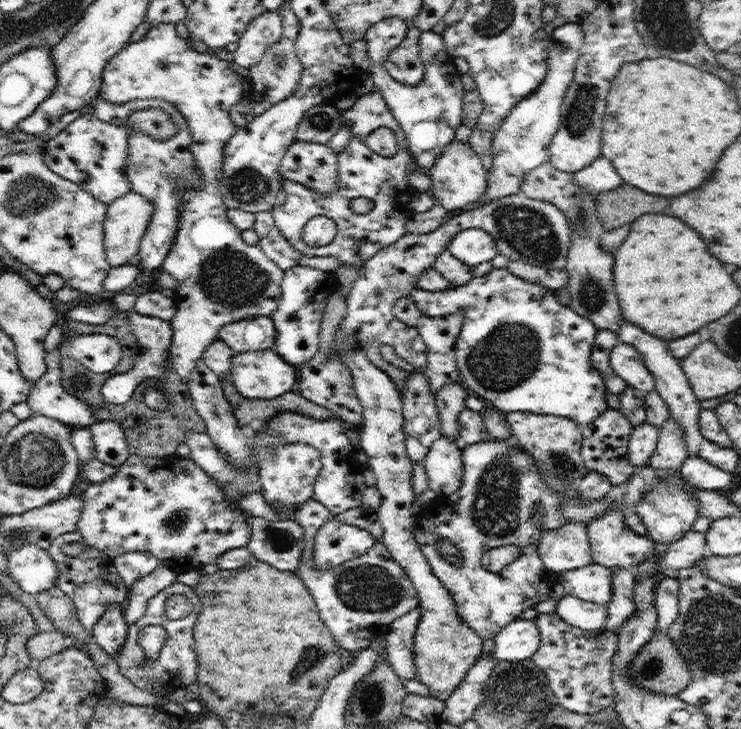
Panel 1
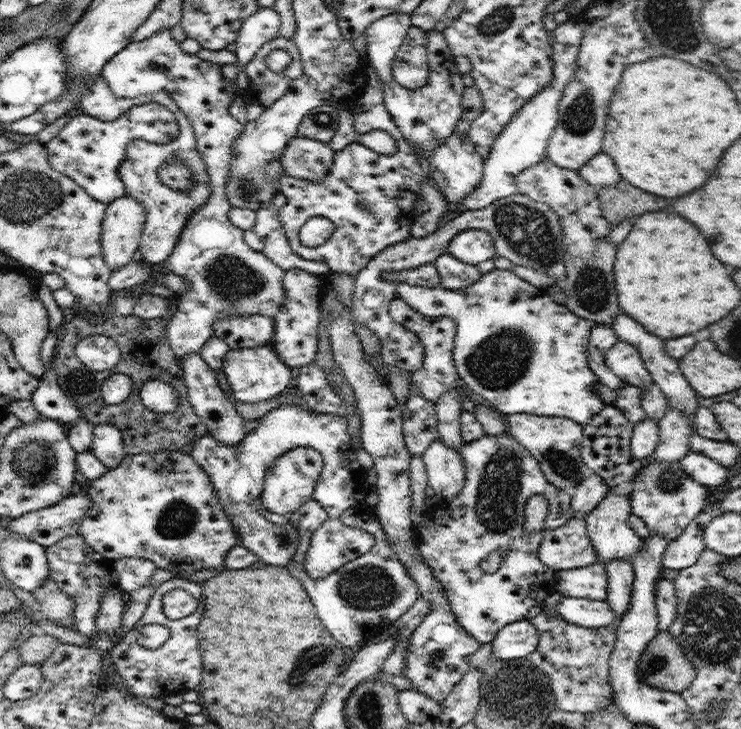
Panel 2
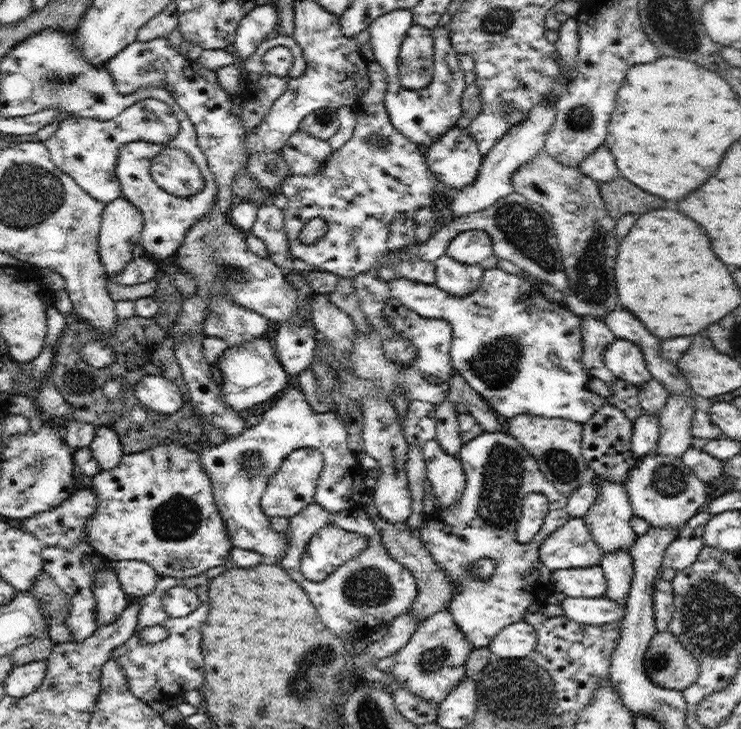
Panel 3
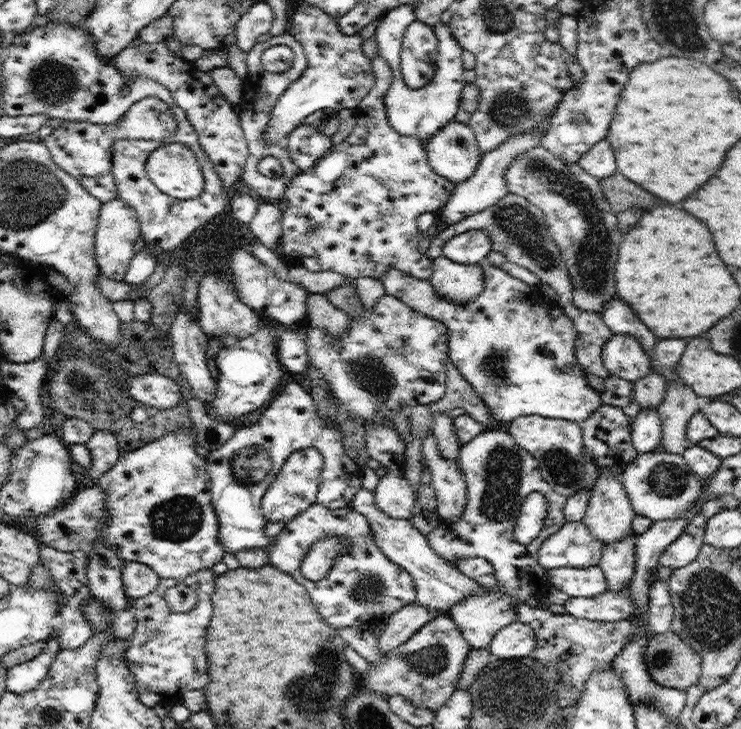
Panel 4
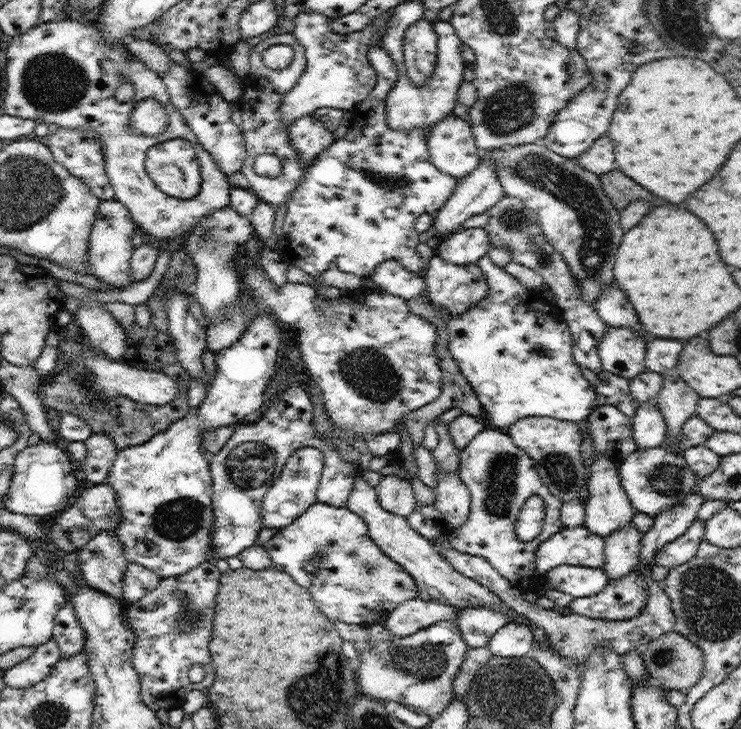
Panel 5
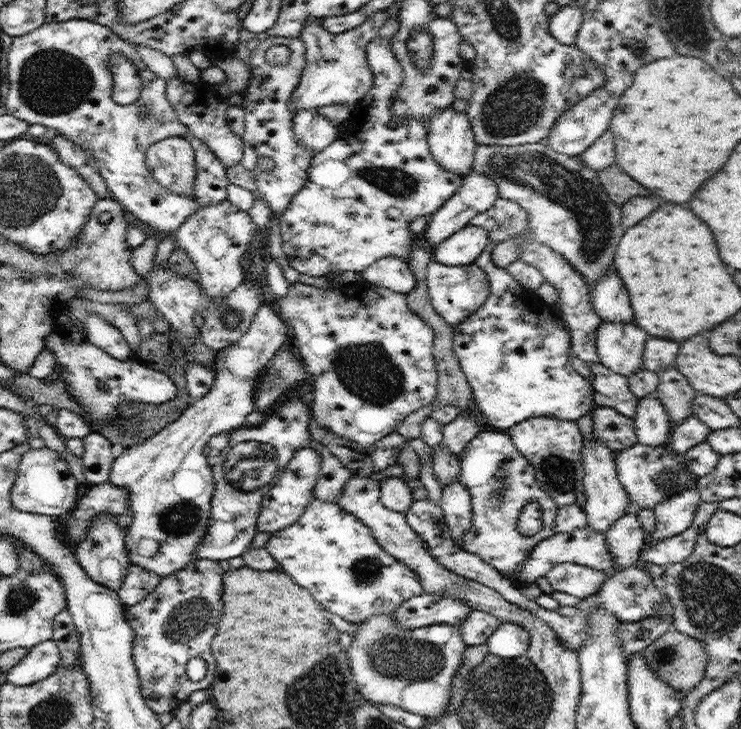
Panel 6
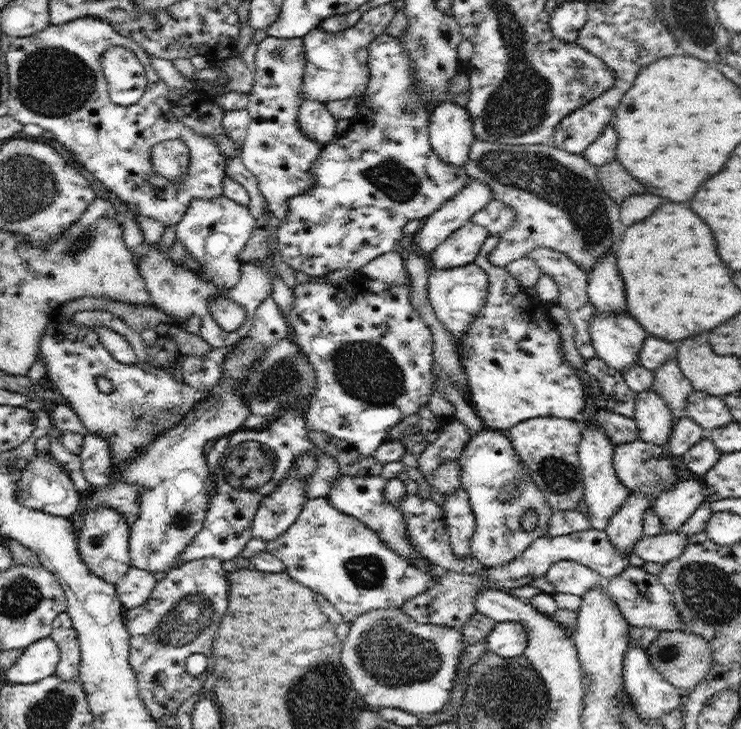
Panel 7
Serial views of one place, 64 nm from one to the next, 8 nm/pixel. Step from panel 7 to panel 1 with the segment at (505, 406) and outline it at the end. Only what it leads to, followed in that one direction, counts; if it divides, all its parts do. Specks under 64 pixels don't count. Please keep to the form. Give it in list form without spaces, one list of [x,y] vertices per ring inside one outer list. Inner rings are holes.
[[[493,268],[482,276],[474,276],[466,284],[459,287],[450,287],[446,290],[428,291],[420,288],[415,288],[412,291],[410,298],[416,303],[417,307],[421,307],[424,314],[427,316],[438,316],[448,314],[462,314],[462,329],[455,342],[455,355],[458,367],[458,372],[461,374],[460,381],[466,386],[470,394],[483,399],[489,406],[496,408],[498,411],[504,412],[533,412],[534,414],[545,414],[554,416],[565,416],[567,419],[574,420],[579,425],[589,425],[595,418],[604,414],[604,410],[608,407],[606,403],[607,388],[600,372],[598,372],[591,363],[591,352],[593,349],[594,339],[598,330],[594,324],[579,316],[568,305],[561,304],[554,294],[553,289],[536,284],[534,281],[527,281],[523,278],[514,276],[507,268]]]

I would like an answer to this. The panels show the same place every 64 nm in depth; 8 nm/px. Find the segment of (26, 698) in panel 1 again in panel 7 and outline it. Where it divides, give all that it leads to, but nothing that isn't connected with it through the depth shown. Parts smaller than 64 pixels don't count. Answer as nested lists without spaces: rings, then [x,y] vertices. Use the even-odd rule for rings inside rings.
[[[50,636],[41,638],[20,650],[18,661],[12,667],[3,669],[9,683],[31,684],[49,678],[56,673],[60,663],[60,649]]]

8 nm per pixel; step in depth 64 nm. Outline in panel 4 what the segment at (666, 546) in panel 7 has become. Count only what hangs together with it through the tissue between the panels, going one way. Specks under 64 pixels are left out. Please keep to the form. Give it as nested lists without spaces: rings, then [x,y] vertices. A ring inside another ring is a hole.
[[[698,512],[690,517],[684,532],[662,553],[660,566],[676,569],[688,566],[697,558],[702,545],[707,525],[707,516]]]

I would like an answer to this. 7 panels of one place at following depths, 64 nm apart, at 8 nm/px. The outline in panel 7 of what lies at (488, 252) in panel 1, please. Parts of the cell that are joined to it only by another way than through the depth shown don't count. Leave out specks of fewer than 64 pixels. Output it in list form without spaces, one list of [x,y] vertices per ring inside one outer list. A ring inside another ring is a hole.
[[[468,221],[464,227],[458,228],[438,244],[429,256],[430,266],[435,269],[447,269],[474,263],[488,235],[486,228]]]

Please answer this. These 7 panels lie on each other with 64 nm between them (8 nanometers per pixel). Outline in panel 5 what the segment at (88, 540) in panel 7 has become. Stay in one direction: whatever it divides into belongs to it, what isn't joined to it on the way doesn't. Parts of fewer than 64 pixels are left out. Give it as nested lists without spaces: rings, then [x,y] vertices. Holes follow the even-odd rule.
[[[103,530],[77,551],[83,580],[120,603],[125,603],[122,587],[125,570],[129,565],[123,548],[113,530]]]

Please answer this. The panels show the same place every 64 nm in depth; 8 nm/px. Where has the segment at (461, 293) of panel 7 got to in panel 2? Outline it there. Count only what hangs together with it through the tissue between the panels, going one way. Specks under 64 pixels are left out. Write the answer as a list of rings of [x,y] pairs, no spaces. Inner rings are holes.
[[[447,252],[434,262],[434,266],[440,275],[441,286],[448,290],[461,291],[482,276],[476,265],[465,264]]]

